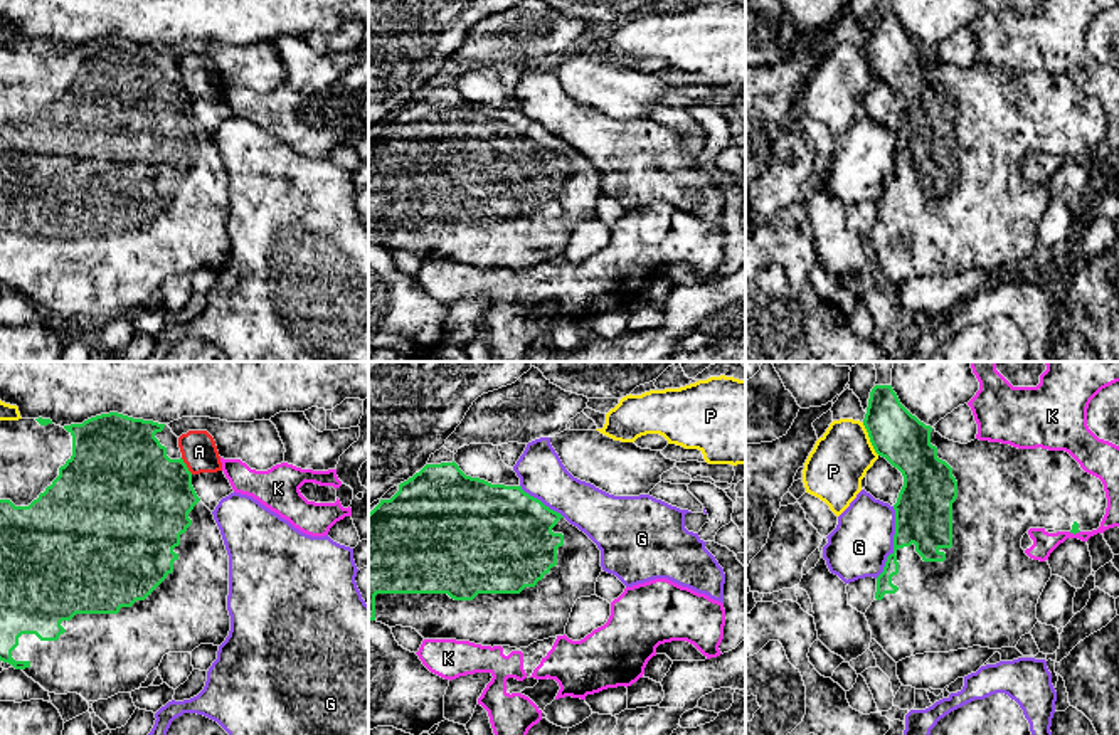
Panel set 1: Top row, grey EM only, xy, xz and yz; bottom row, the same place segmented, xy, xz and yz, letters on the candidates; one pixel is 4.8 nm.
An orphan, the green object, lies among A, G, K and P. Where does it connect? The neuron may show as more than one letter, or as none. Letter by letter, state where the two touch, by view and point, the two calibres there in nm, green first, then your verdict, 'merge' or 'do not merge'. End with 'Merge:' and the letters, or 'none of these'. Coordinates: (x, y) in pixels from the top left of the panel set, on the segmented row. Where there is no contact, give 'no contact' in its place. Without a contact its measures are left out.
A: xy (185, 466) | 440/170 nm | do not merge
G: yz (894, 542) | 280/280 nm | do not merge
K: yz (1074, 534) | 40/110 nm | do not merge
P: yz (870, 439) | 240/280 nm | do not merge
Merge: none of these

